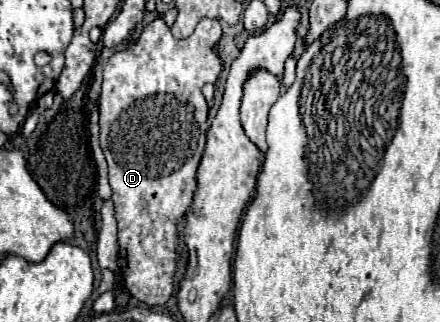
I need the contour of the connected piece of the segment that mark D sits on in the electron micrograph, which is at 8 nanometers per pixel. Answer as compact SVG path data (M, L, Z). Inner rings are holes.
M156 18L154 22L150 22L140 40L136 44L132 44L126 52L116 52L106 68L104 68L104 86L102 86L102 92L100 94L100 146L104 150L104 156L106 156L106 162L108 162L108 180L110 180L110 186L112 186L112 202L114 202L114 210L116 210L116 220L118 220L118 242L120 242L120 256L118 256L118 264L120 264L120 270L124 274L124 282L126 282L126 288L128 292L140 300L140 302L146 302L148 306L160 306L164 304L170 296L172 296L172 274L174 274L174 268L176 268L176 222L190 210L190 204L192 204L192 194L196 190L196 168L198 168L198 162L202 158L202 152L204 152L204 144L206 144L206 130L208 130L208 102L202 94L202 86L208 84L208 82L216 82L220 70L222 70L222 62L216 54L216 44L220 40L220 34L222 34L222 28L220 28L220 22L214 20L214 18L202 18L198 22L198 26L194 28L192 36L188 38L174 38L170 28L164 24L162 18Z

